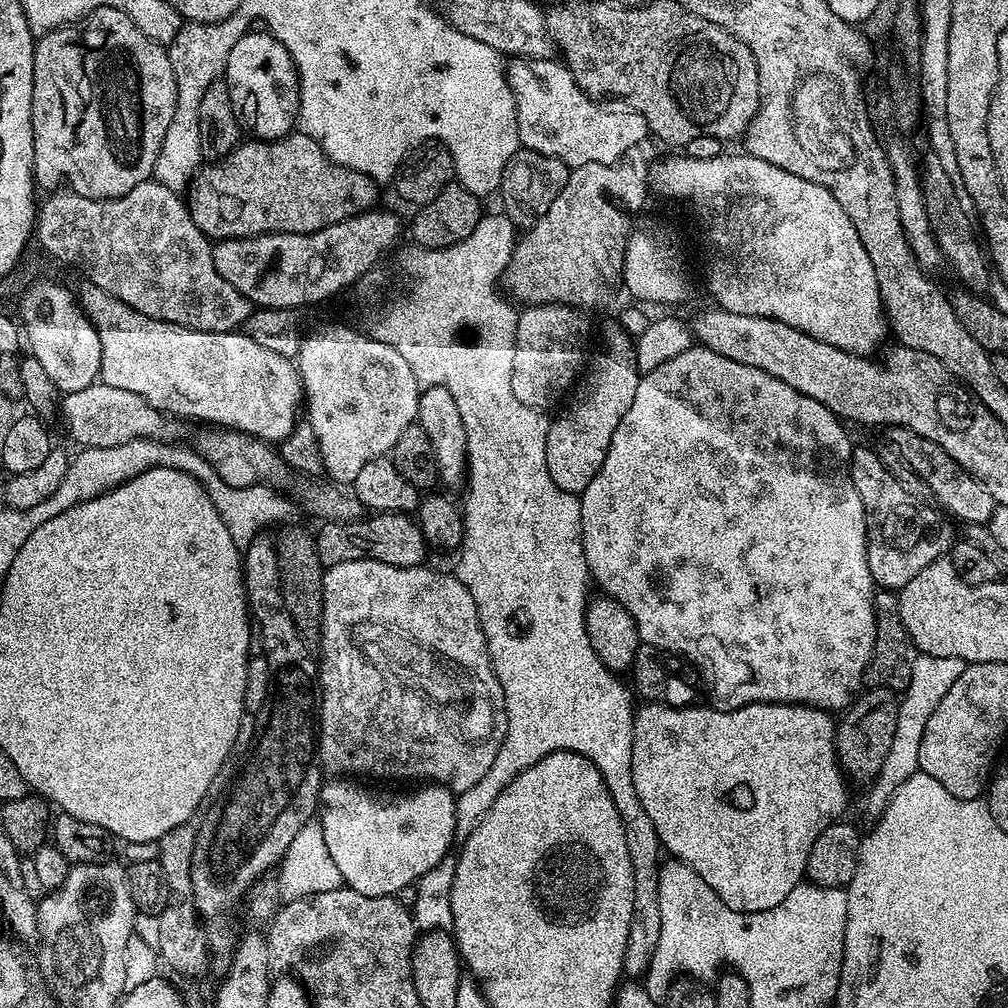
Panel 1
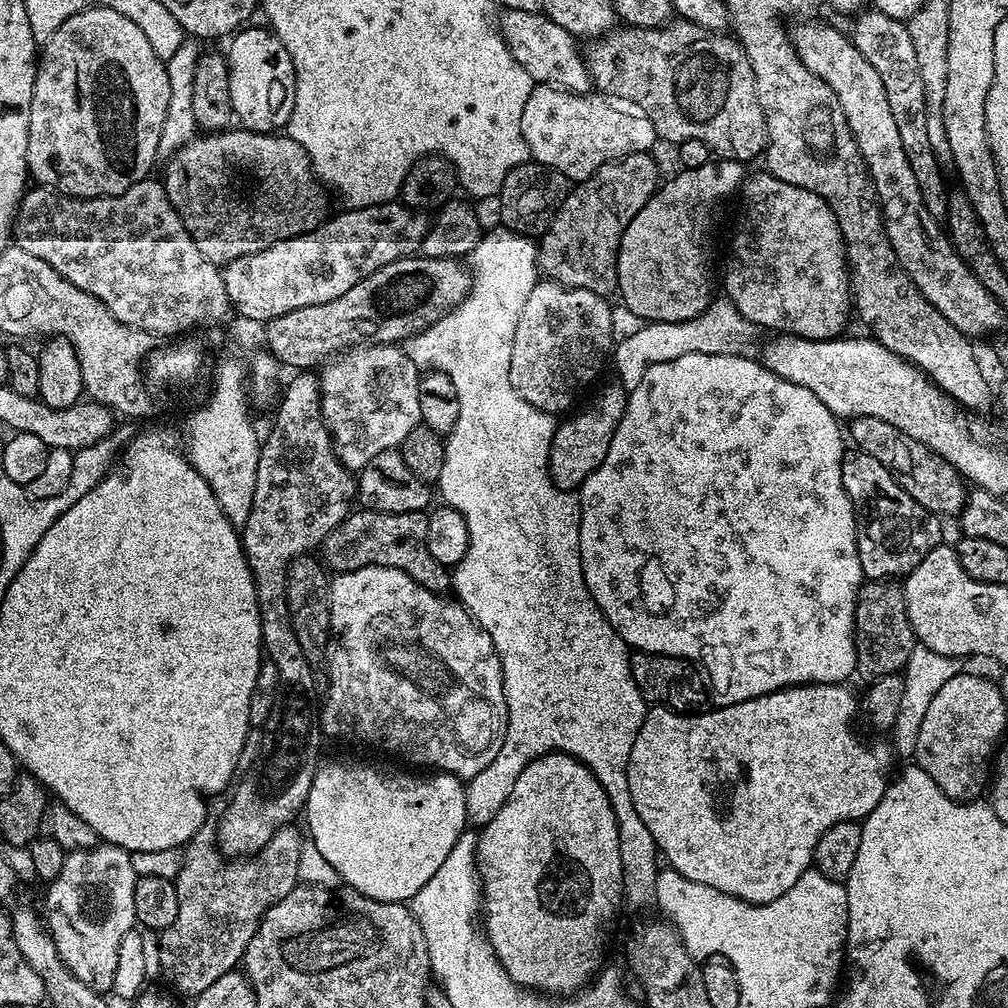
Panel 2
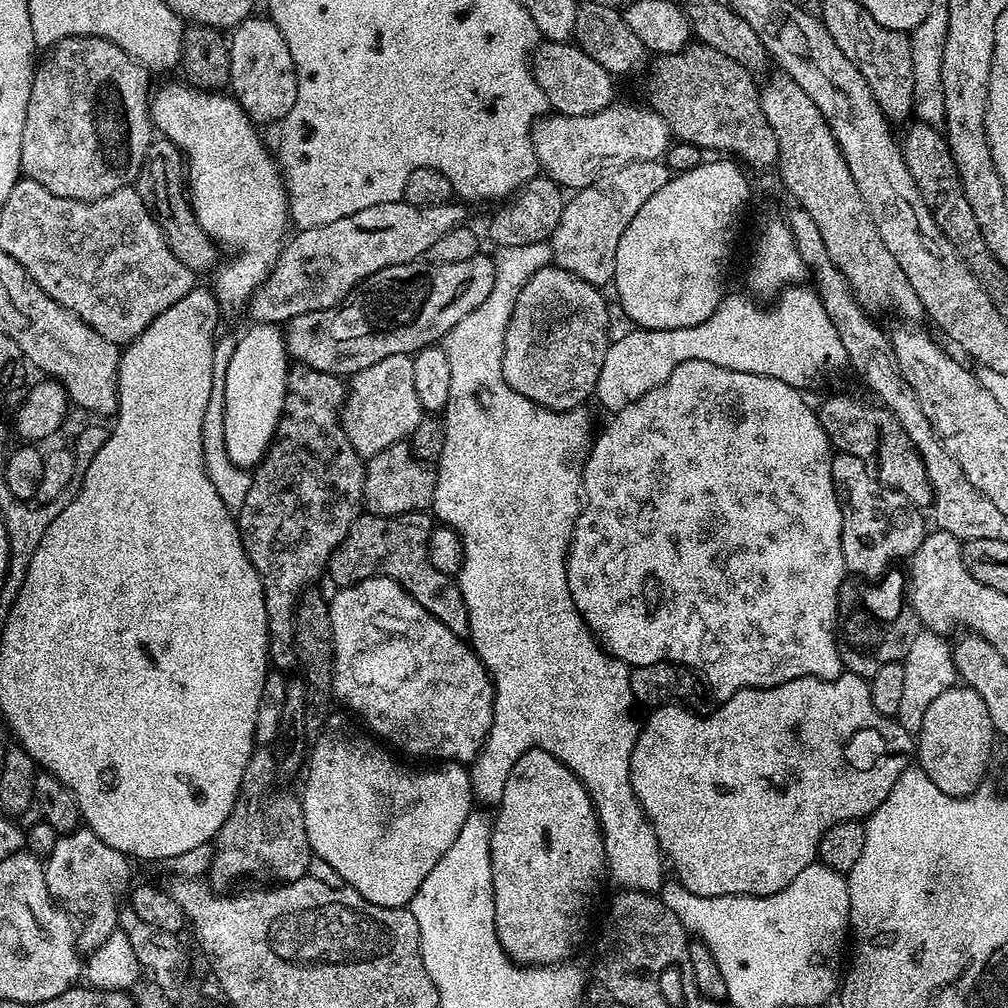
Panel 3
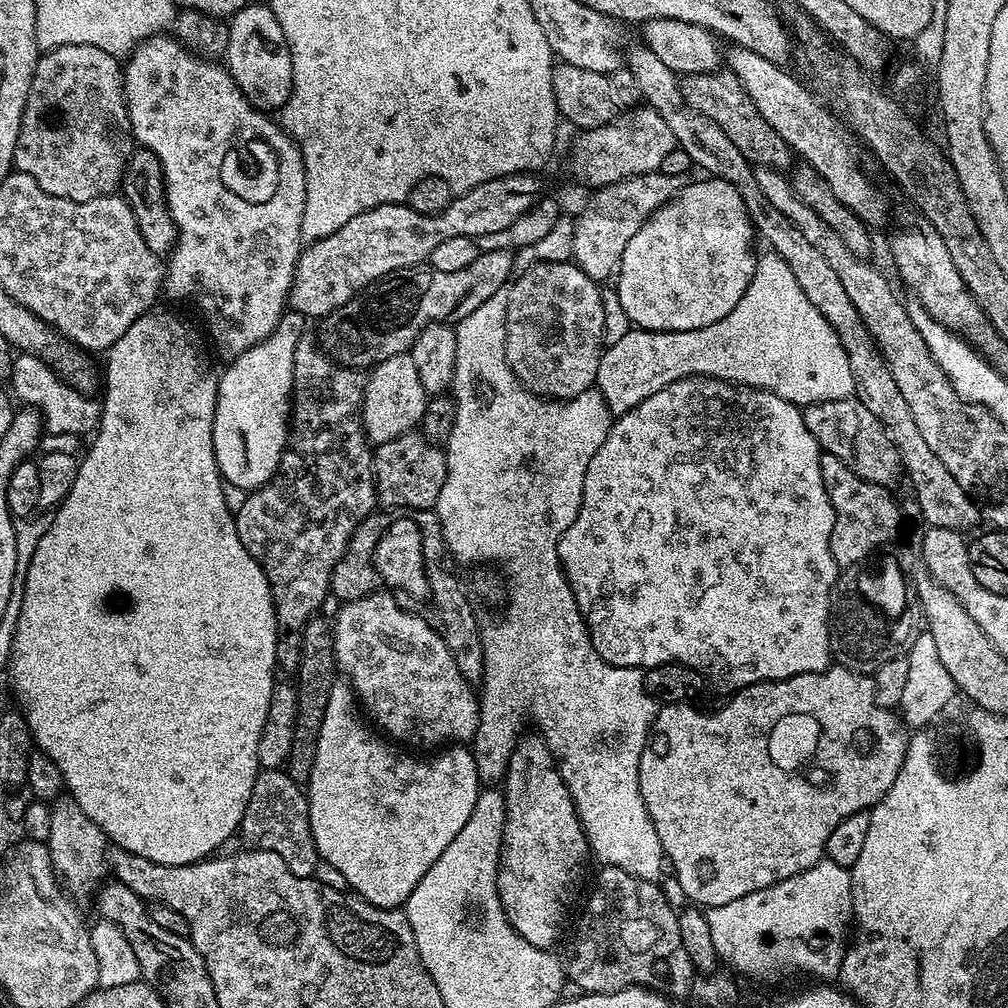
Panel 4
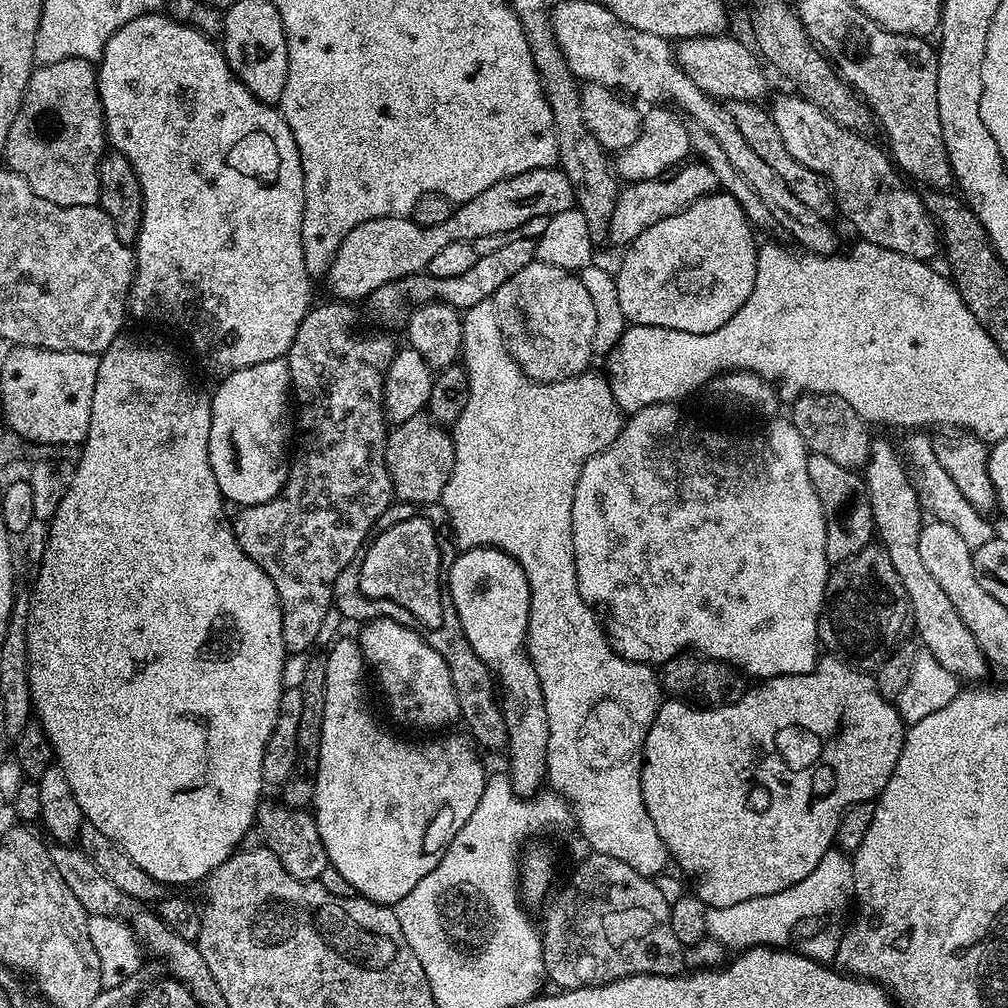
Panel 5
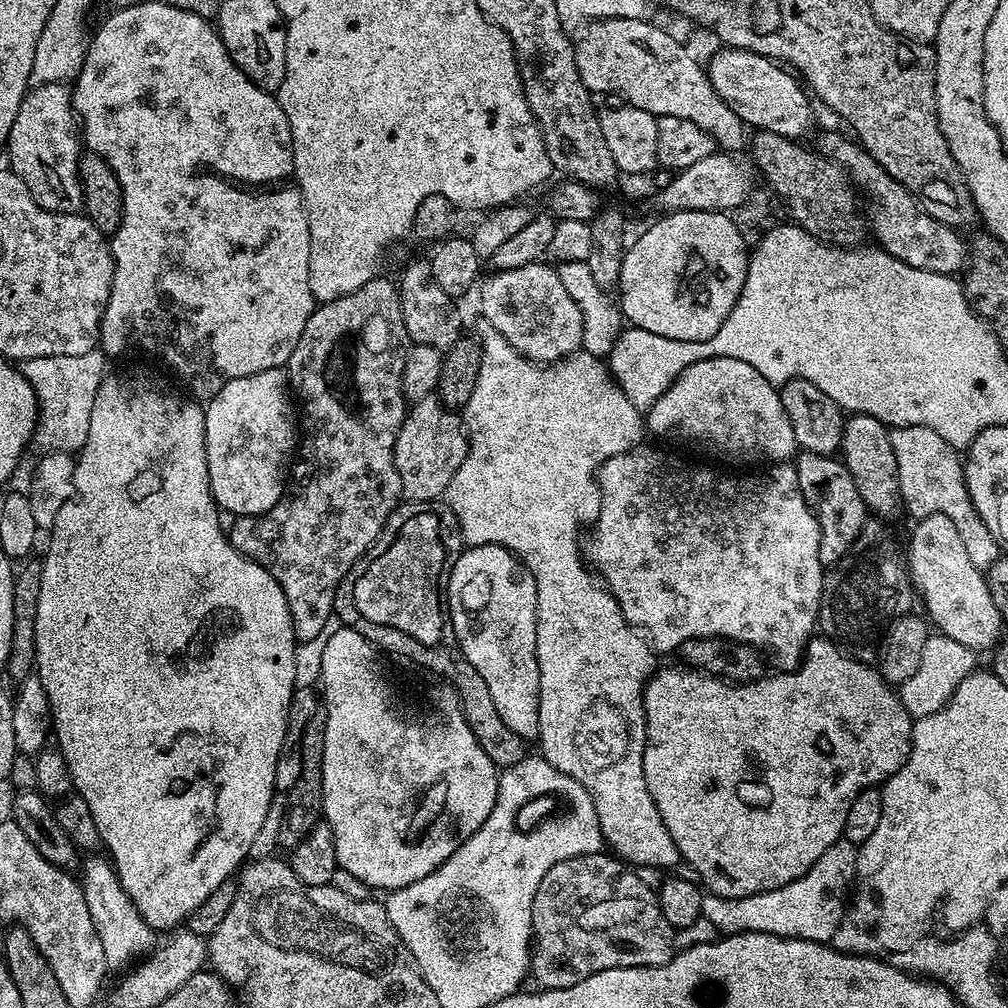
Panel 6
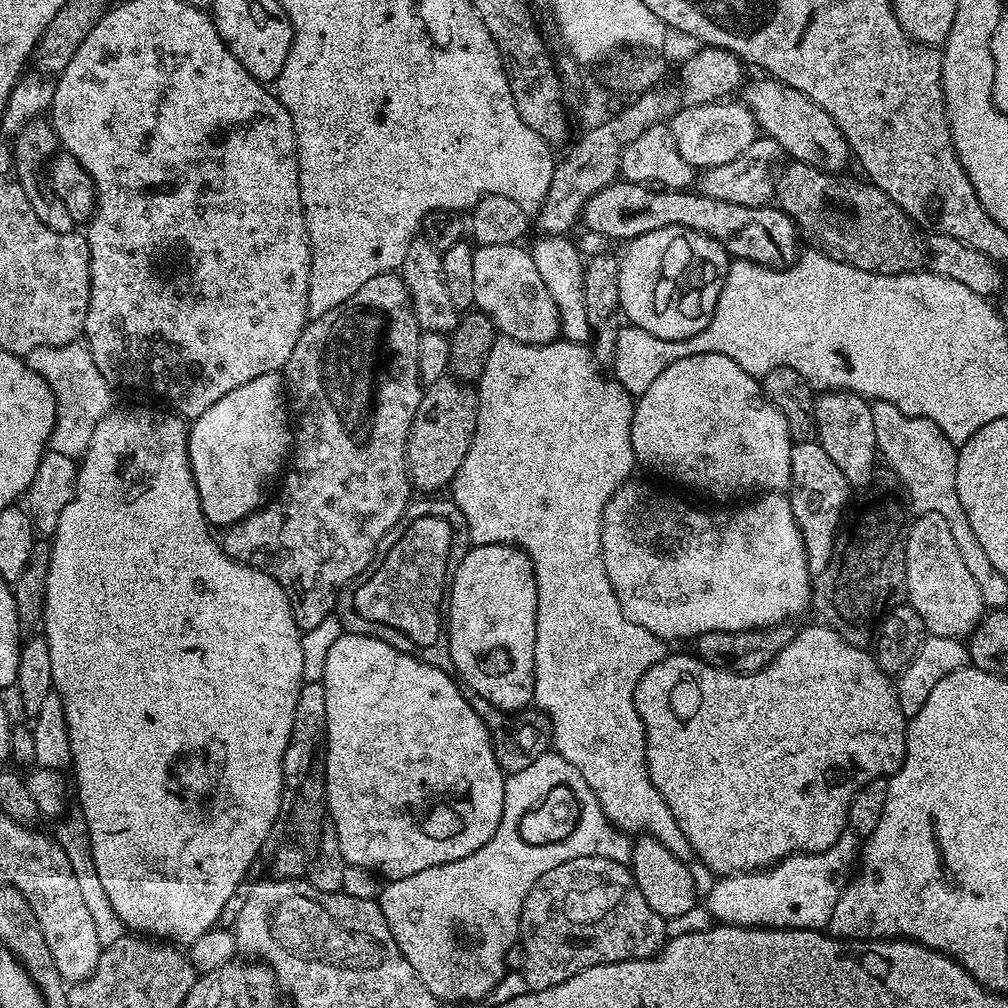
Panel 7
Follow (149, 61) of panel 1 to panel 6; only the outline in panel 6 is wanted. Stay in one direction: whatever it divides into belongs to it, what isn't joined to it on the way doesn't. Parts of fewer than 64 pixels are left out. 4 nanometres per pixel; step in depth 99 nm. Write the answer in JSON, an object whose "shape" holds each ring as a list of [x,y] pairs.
{"shape":[[[67,83],[37,84],[29,87],[23,102],[18,106],[18,118],[10,126],[6,145],[8,151],[7,167],[30,190],[34,202],[47,212],[80,212],[84,207],[84,194],[80,190],[78,165],[82,155],[82,136],[78,131],[78,117],[72,110],[72,89]]]}

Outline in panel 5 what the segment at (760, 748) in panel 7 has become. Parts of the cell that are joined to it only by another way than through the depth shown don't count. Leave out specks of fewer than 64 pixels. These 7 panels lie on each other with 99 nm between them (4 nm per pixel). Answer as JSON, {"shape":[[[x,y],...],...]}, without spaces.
{"shape":[[[831,654],[825,657],[825,660],[824,657],[817,659],[813,672],[759,681],[755,685],[757,688],[749,687],[744,696],[732,704],[693,706],[680,698],[668,698],[656,711],[644,743],[644,765],[640,775],[642,798],[646,802],[650,822],[654,822],[654,830],[658,830],[658,838],[662,838],[668,848],[669,857],[688,875],[688,880],[692,883],[691,891],[709,908],[750,902],[750,898],[778,894],[778,890],[786,890],[794,886],[794,882],[802,882],[802,878],[806,878],[806,874],[810,874],[810,870],[818,866],[822,854],[829,852],[835,845],[838,822],[844,811],[863,800],[875,801],[886,782],[890,782],[894,766],[898,766],[906,725],[895,703],[880,693],[875,679],[867,671],[845,664]]]}

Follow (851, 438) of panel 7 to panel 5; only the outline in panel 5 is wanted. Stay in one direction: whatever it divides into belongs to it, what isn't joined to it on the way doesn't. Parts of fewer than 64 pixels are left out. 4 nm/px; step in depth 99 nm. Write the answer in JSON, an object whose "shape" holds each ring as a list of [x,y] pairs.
{"shape":[[[873,439],[868,462],[862,469],[864,485],[870,498],[875,535],[886,554],[890,554],[890,562],[894,562],[894,570],[898,570],[898,578],[902,578],[908,595],[910,620],[911,623],[916,623],[916,632],[920,635],[919,643],[961,681],[983,681],[980,679],[990,670],[989,660],[978,646],[974,634],[970,634],[966,622],[962,622],[958,610],[954,610],[954,602],[950,602],[946,590],[942,590],[934,574],[926,570],[922,554],[918,554],[918,538],[925,526],[925,521],[920,520],[920,495],[916,493],[915,483],[910,479],[909,469],[901,453],[897,452],[892,449],[890,441]]]}

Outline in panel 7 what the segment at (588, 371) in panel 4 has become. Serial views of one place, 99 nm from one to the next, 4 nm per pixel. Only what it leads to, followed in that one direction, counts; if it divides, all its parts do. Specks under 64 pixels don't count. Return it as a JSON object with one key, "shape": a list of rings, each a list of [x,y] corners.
{"shape":[[[520,244],[479,246],[474,251],[474,306],[495,322],[497,331],[528,345],[548,344],[561,335],[557,304],[534,266],[534,255]]]}

